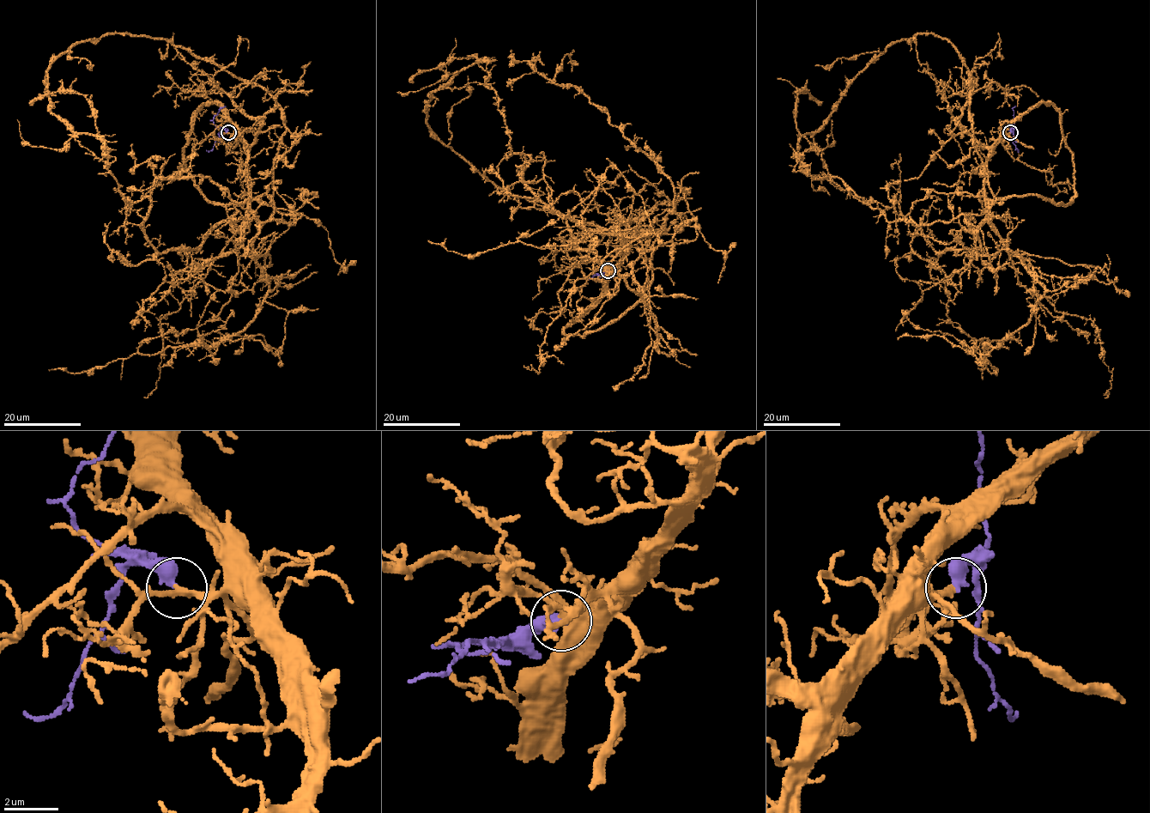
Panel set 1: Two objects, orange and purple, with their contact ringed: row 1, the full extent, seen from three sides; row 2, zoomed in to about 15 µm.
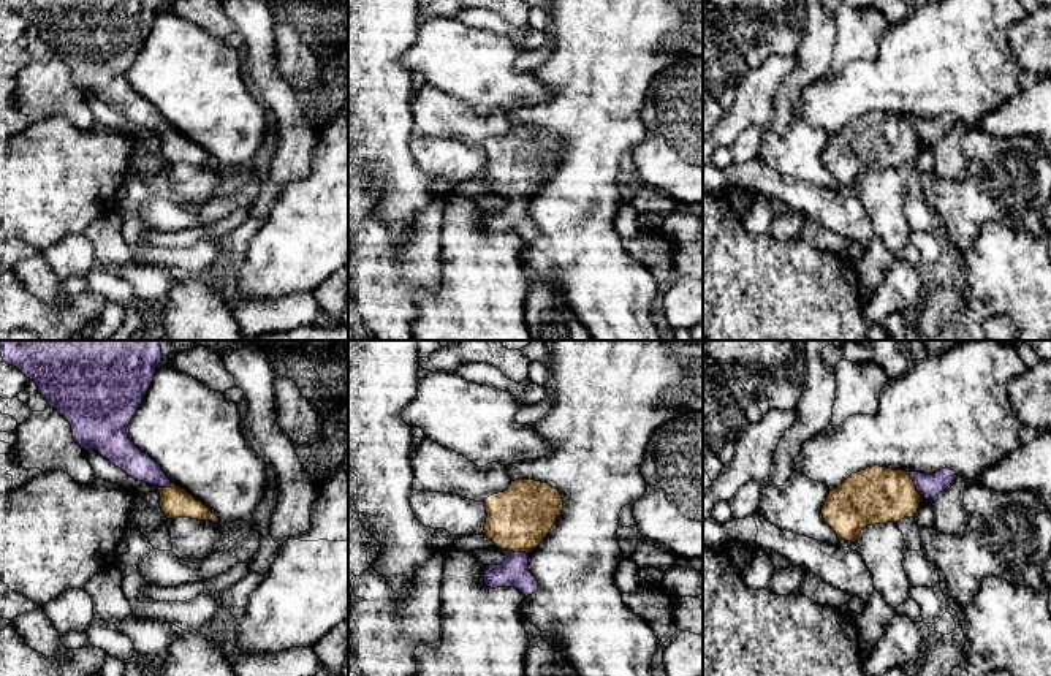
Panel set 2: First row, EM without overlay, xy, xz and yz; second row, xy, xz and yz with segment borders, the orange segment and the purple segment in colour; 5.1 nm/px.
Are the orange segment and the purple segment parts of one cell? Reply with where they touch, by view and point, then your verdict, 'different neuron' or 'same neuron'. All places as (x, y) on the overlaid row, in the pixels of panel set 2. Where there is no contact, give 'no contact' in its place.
contact xz (512, 550); same neuron

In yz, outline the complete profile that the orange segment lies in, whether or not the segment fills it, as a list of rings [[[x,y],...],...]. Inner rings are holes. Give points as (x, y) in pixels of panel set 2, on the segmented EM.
[[[872,465],[829,489],[821,515],[839,538],[853,541],[866,526],[913,518],[923,497],[932,500],[956,478],[950,469],[926,475]]]

